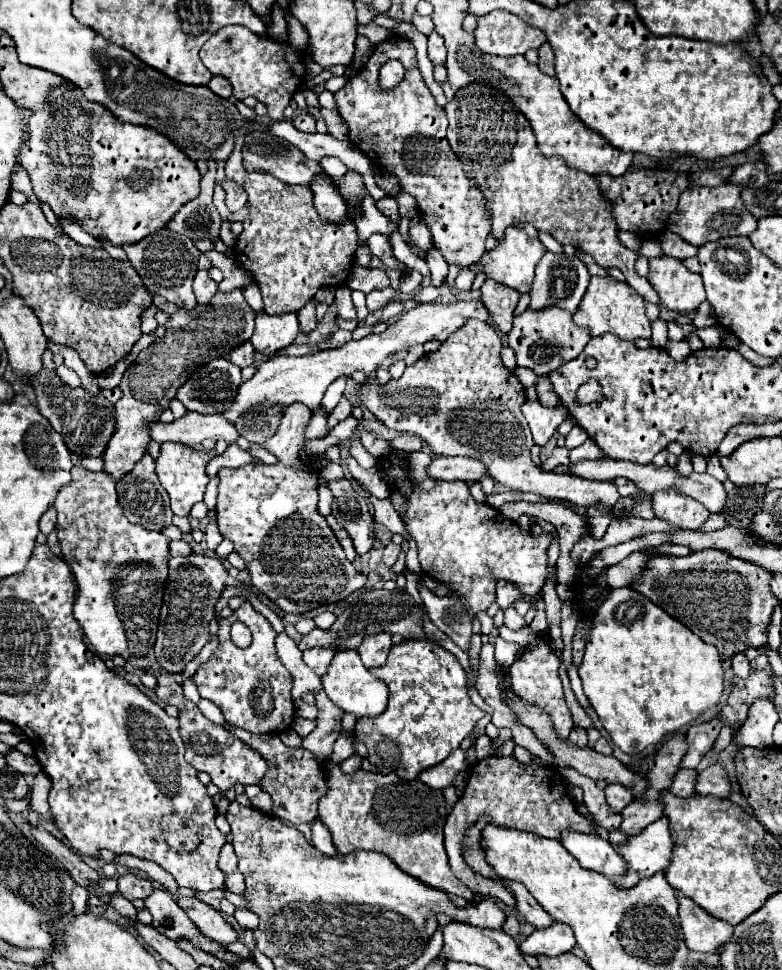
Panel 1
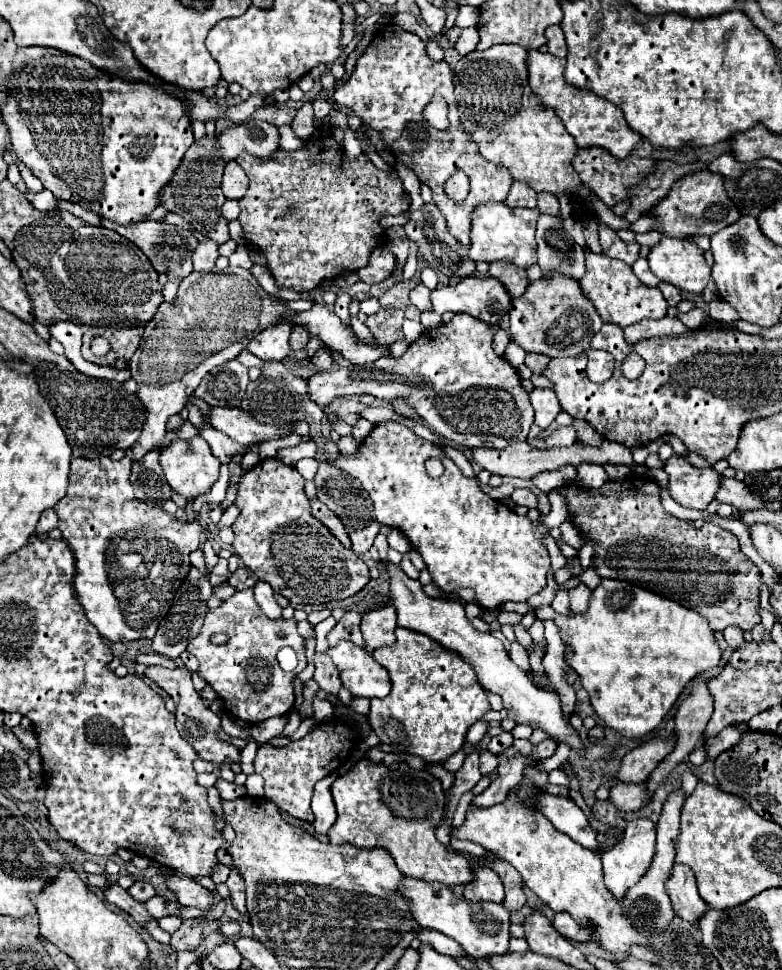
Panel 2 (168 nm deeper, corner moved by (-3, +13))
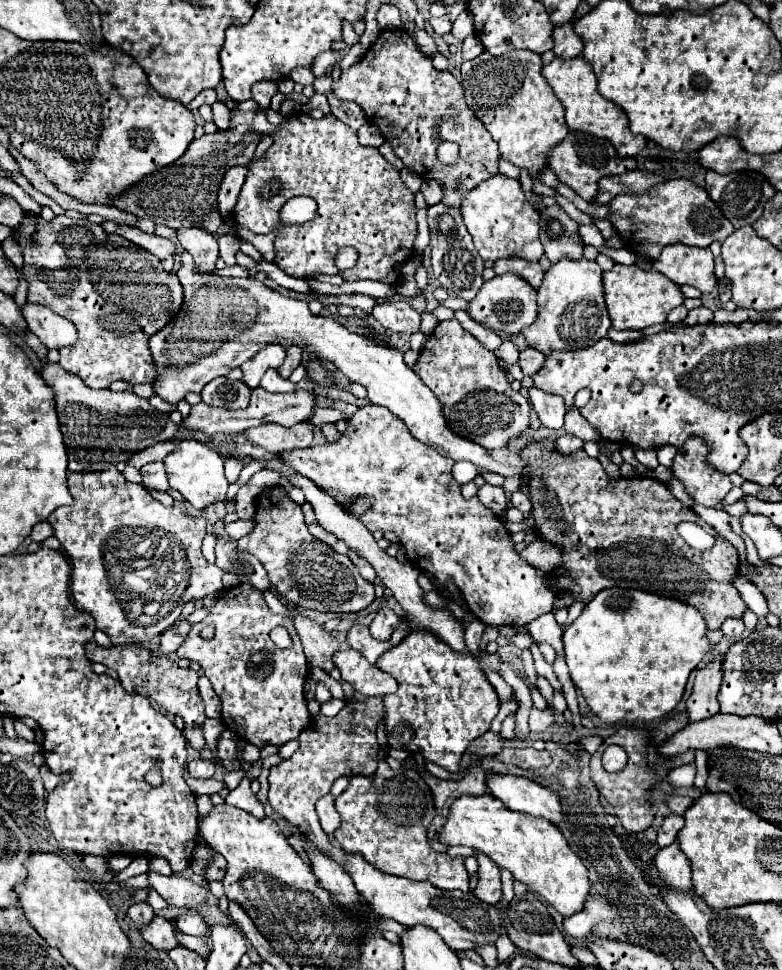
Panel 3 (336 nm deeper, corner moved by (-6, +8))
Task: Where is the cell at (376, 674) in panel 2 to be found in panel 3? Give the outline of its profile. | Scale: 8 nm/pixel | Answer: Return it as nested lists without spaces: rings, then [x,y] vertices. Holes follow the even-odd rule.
[[[339,650],[335,652],[333,662],[339,668],[341,678],[361,696],[387,696],[397,690],[397,680],[369,664],[357,650]]]

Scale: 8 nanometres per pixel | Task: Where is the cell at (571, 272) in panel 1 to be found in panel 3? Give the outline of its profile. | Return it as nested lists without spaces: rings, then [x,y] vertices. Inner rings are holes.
[[[549,206],[541,214],[541,242],[551,264],[561,258],[583,258],[583,240],[577,234],[577,224],[559,206]]]

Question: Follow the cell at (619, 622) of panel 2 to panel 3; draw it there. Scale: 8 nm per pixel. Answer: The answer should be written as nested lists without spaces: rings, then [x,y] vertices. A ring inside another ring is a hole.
[[[607,588],[599,592],[563,632],[565,660],[571,680],[585,696],[589,708],[607,724],[653,722],[669,714],[681,700],[687,678],[693,668],[711,652],[707,626],[697,608],[679,600],[661,598],[643,590]]]

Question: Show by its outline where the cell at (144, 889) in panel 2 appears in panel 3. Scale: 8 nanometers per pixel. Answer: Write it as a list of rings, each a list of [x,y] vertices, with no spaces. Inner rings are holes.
[[[137,902],[137,904],[129,906],[127,914],[129,914],[129,918],[131,918],[137,926],[143,926],[143,924],[147,924],[147,922],[155,916],[155,910],[151,908],[149,902]]]

